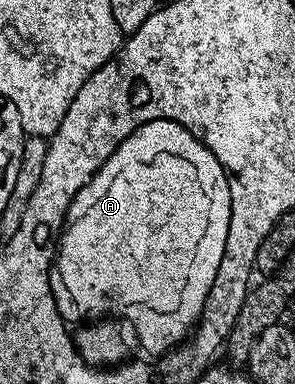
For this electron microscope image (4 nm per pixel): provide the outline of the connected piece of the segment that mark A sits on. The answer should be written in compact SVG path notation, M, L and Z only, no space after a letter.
M165 118L151 120L151 122L153 126L143 124L135 128L133 134L127 136L127 140L123 140L123 144L115 148L115 152L111 152L111 156L101 165L99 172L95 172L92 180L73 198L73 203L69 205L69 212L65 215L55 251L55 277L51 281L51 292L57 310L66 323L92 324L112 318L126 318L137 333L138 344L147 353L153 354L149 356L165 356L190 337L191 331L197 325L197 319L201 317L201 309L205 307L207 292L211 292L211 284L215 284L215 272L219 272L219 264L223 260L228 226L225 222L217 222L217 218L213 218L217 210L209 206L209 182L205 182L205 166L189 166L189 150L181 154L181 150L177 150L177 146L173 146L173 142L165 138Z

